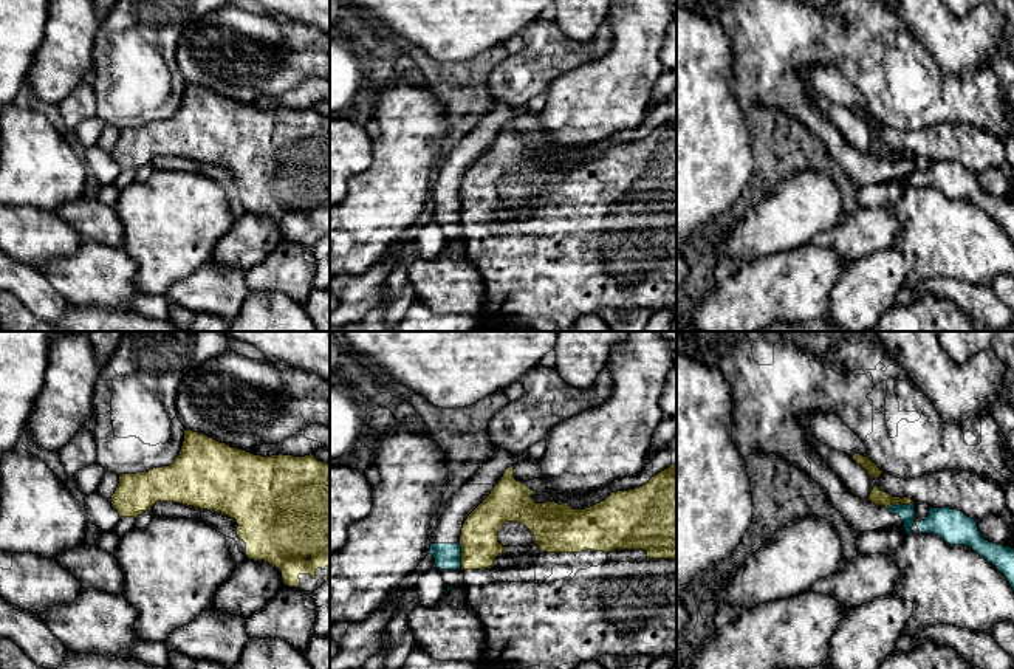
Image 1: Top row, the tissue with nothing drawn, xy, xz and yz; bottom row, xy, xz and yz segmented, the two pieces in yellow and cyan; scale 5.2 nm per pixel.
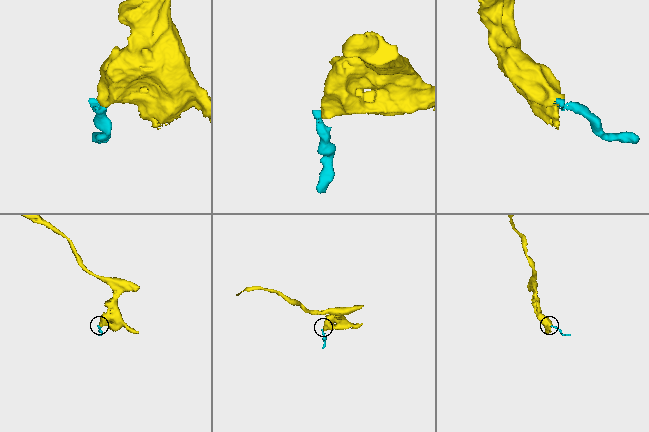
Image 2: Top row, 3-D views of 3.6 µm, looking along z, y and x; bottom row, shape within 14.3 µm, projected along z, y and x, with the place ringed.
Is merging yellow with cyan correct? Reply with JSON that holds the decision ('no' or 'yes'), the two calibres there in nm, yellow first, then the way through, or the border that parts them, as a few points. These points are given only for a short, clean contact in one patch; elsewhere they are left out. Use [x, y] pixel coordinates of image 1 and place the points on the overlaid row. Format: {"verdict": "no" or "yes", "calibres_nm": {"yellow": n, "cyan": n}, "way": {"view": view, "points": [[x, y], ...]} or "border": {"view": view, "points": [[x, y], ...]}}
{"verdict": "no", "calibres_nm": {"yellow": 80, "cyan": 80}, "border": {"view": "yz", "points": [[914, 502], [886, 507]]}}

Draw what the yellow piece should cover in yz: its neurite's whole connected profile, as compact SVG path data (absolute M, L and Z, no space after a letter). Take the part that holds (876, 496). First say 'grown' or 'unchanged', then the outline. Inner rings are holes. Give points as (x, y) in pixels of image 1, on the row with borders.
unchanged; M873 486L870 496L867 497L872 503L875 505L881 505L881 506L890 506L890 505L910 505L910 503L915 503L912 499L909 497L893 497L884 491L881 491L878 486Z

